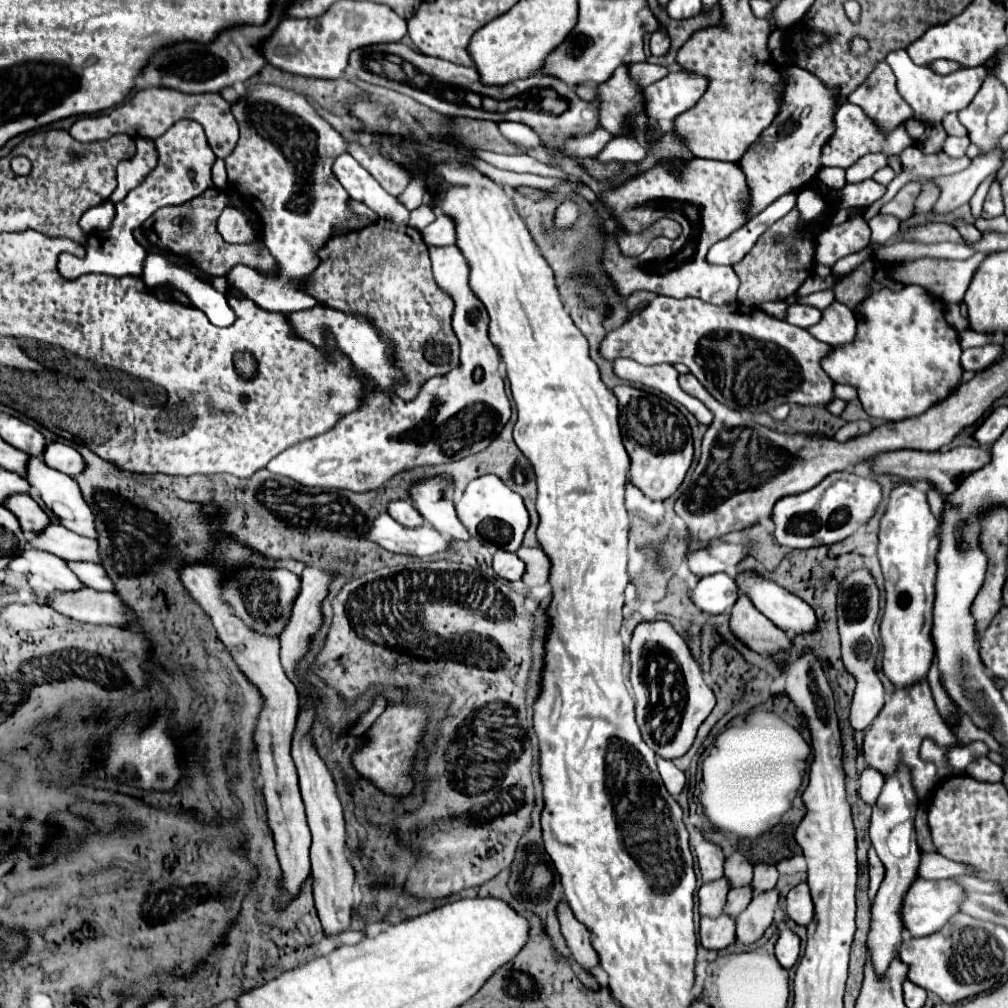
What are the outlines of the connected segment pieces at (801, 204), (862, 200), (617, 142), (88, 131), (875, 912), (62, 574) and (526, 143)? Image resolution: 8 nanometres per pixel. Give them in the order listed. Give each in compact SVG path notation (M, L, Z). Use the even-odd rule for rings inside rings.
M803 189L799 193L797 211L799 211L799 221L803 225L815 223L821 217L821 213L823 213L825 207L827 207L827 203L823 201L823 197L815 189Z
M872 178L855 183L855 185L845 185L839 191L839 205L843 209L853 209L853 207L869 207L877 199L883 197L886 187L878 184Z
M613 137L605 149L597 155L599 161L629 161L629 163L641 163L647 155L647 149L643 143L639 143L633 137Z
M151 87L137 91L127 103L117 105L111 109L111 115L95 115L95 117L85 117L73 123L71 127L71 137L81 143L91 143L91 141L103 141L107 137L113 137L117 133L125 133L133 139L137 137L147 137L147 139L157 139L161 137L173 123L181 119L193 119L203 125L208 143L213 149L213 153L219 159L225 159L231 155L231 151L237 145L239 139L239 127L235 117L231 115L231 105L219 95L219 93L197 93L197 95L187 95L181 91L165 89L165 87Z
M901 767L895 777L889 777L883 785L883 791L873 805L873 815L871 815L871 827L869 827L869 837L873 843L873 849L877 851L879 859L885 865L885 879L871 903L871 927L867 933L867 951L871 957L871 965L875 969L875 975L879 979L885 977L887 965L893 961L897 955L897 947L903 941L903 925L901 925L901 901L911 887L911 883L917 877L917 867L919 867L919 857L921 851L915 841L915 813L917 813L917 801L915 801L915 791L911 785L909 771Z
M29 549L23 553L29 561L29 571L33 575L41 575L49 583L53 583L55 589L61 591L75 591L79 589L79 579L73 575L73 571L67 567L67 563L53 553L47 551L35 551Z
M503 121L503 123L499 123L499 129L501 129L501 133L507 139L511 139L511 141L523 145L523 147L537 147L537 145L541 145L537 133L533 129L529 129L527 125L513 123L513 121Z

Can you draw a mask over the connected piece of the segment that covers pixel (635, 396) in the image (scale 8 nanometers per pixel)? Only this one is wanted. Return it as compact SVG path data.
M617 385L613 393L619 399L619 423L623 443L631 459L629 475L633 485L655 501L671 497L683 483L693 459L691 429L685 415L673 403L631 385Z

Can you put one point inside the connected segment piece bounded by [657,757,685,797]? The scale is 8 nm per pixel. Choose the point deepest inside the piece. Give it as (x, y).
(674, 780)

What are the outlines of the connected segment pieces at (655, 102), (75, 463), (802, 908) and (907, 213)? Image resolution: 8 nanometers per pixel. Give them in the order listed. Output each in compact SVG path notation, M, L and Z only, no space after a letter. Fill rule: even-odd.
M691 71L671 72L663 79L644 89L644 96L647 101L645 114L649 120L654 120L657 123L674 121L683 111L687 111L687 109L691 109L693 105L697 105L697 101L705 95L707 87L709 87L709 81L707 81L707 77L703 77L703 75L695 75L695 73L691 73Z
M51 441L47 445L47 449L43 451L43 461L61 471L61 473L67 473L67 475L77 475L83 471L83 457L69 445L65 443L57 443L57 441Z
M799 883L785 897L785 911L797 923L807 927L813 919L813 901L807 883Z
M907 183L889 203L885 203L881 207L879 213L887 213L887 215L895 215L901 221L909 219L913 215L913 205L917 195L921 193L921 183Z

